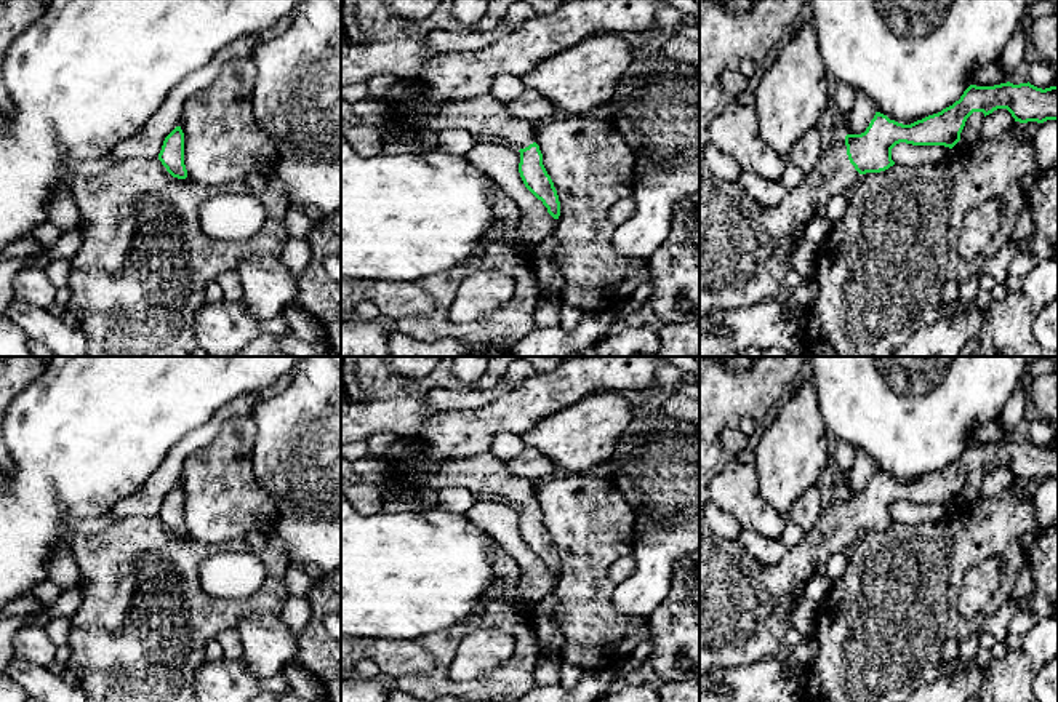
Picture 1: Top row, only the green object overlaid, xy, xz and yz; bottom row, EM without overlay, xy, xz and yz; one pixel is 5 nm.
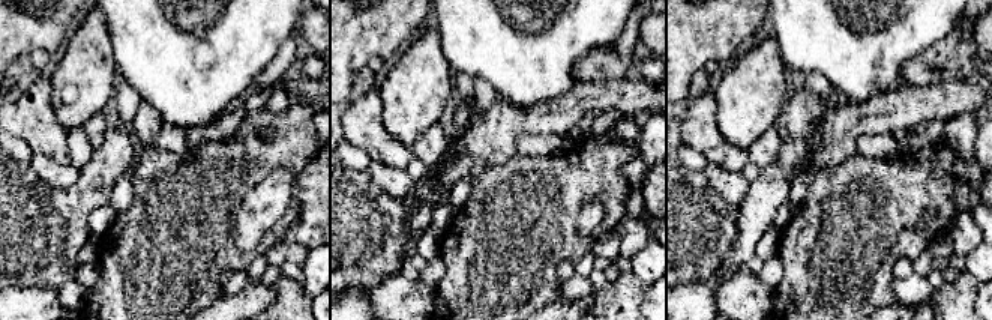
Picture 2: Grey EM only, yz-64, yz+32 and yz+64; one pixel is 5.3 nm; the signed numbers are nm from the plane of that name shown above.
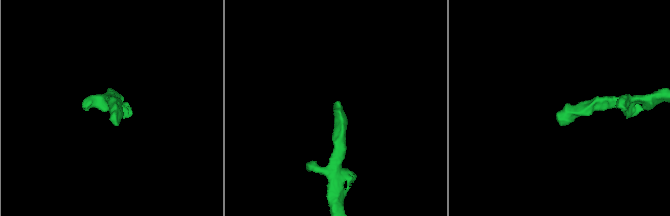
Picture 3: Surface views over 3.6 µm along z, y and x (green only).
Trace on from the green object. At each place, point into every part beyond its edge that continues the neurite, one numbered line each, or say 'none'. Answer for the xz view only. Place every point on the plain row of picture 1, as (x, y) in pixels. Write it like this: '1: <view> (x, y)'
1: xz (487, 475)

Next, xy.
none

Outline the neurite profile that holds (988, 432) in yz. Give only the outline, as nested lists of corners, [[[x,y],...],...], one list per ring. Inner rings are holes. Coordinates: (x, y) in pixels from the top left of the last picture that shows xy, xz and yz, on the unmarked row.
[[[999,419],[978,422],[970,433],[970,443],[976,445],[994,445],[1010,440],[1010,432],[1007,432]]]

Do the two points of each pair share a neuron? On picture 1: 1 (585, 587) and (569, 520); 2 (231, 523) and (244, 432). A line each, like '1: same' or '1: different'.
1: same
2: same

